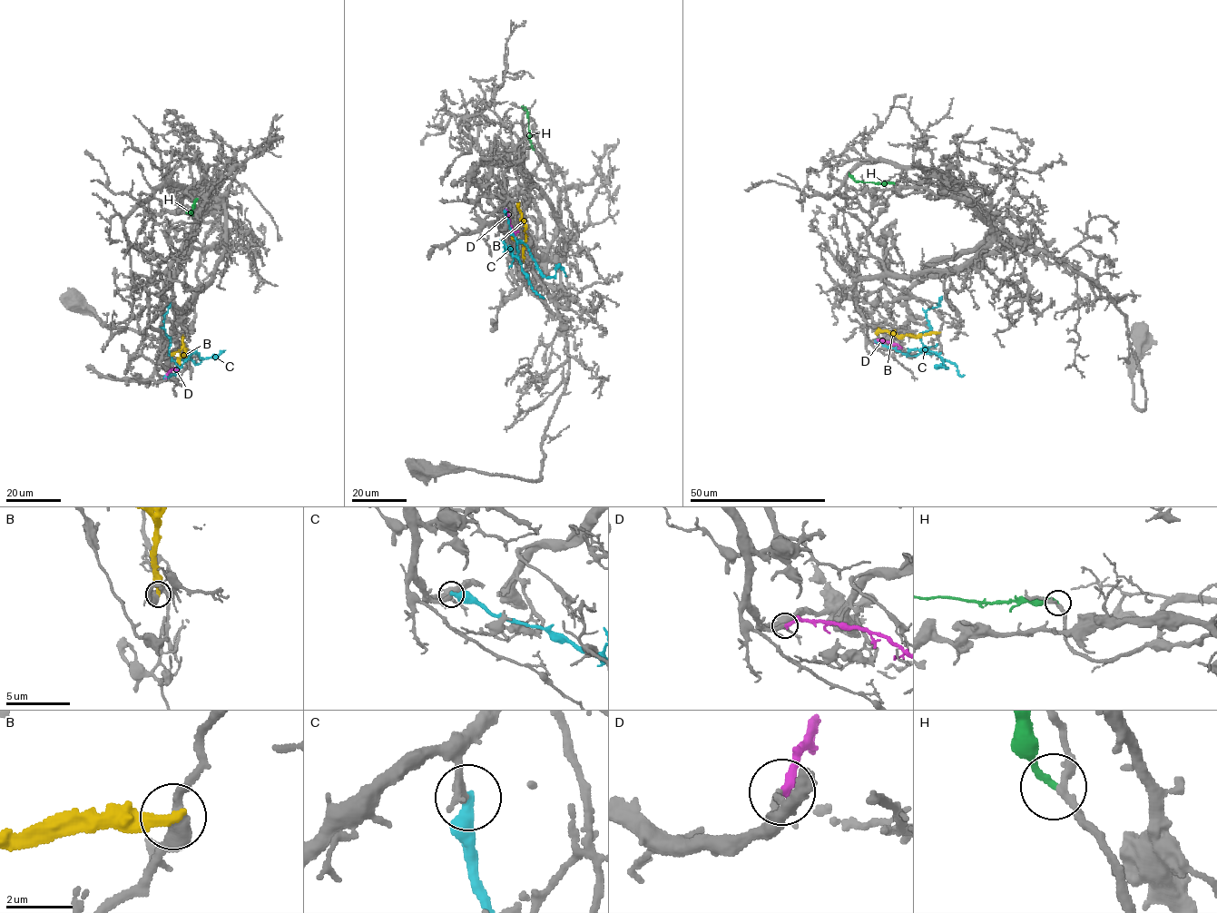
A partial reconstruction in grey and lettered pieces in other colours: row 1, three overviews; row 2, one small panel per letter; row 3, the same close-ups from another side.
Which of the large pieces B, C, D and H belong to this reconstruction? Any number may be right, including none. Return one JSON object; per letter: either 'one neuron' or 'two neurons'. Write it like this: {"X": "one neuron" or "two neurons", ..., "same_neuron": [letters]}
{"B": "two neurons", "C": "two neurons", "D": "one neuron", "H": "one neuron", "same_neuron": ["D", "H"]}

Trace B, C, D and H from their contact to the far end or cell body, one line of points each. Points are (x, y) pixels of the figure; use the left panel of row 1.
B: (183, 335), (185, 356), (180, 358), (180, 363)
C: (165, 377), (176, 373), (176, 365), (169, 351), (171, 343), (163, 327), (164, 314), (170, 303)
D: (165, 377), (170, 368), (179, 369)
H: (197, 199), (191, 214), (187, 211)

